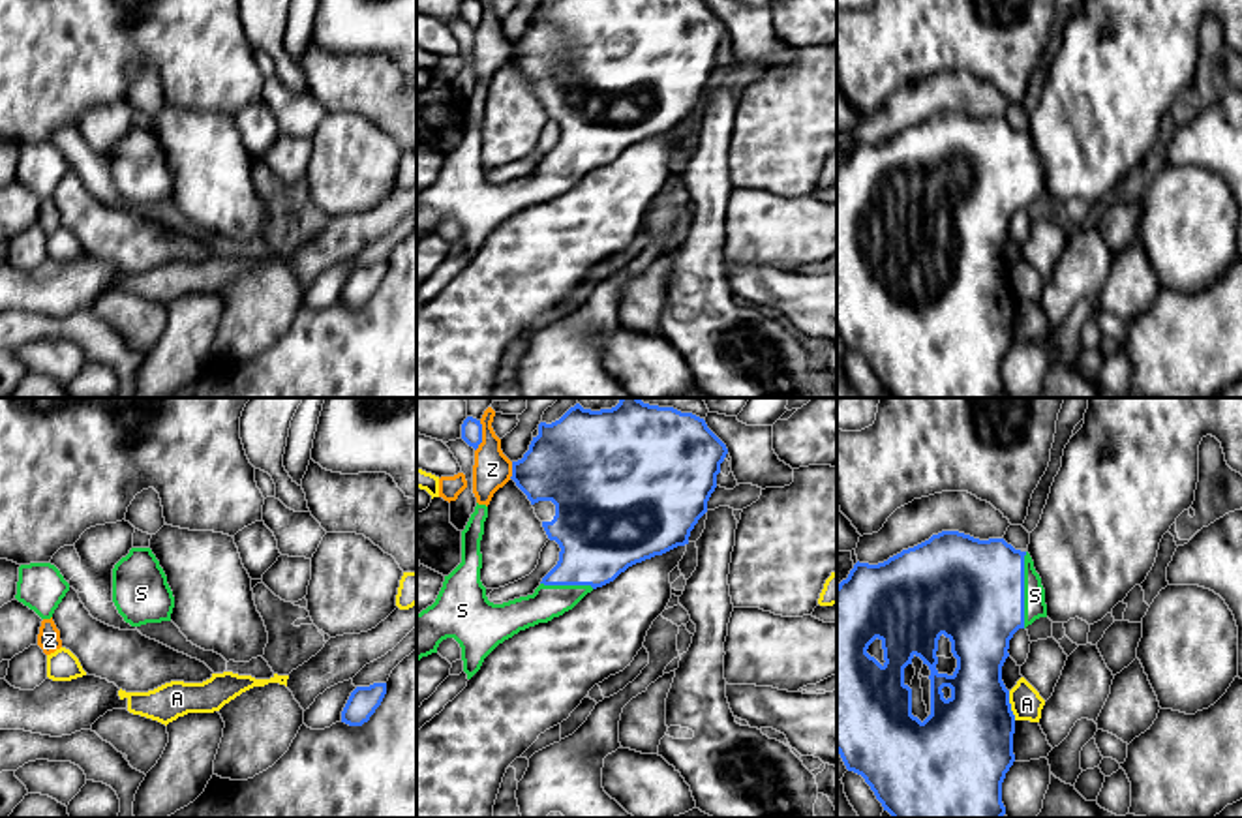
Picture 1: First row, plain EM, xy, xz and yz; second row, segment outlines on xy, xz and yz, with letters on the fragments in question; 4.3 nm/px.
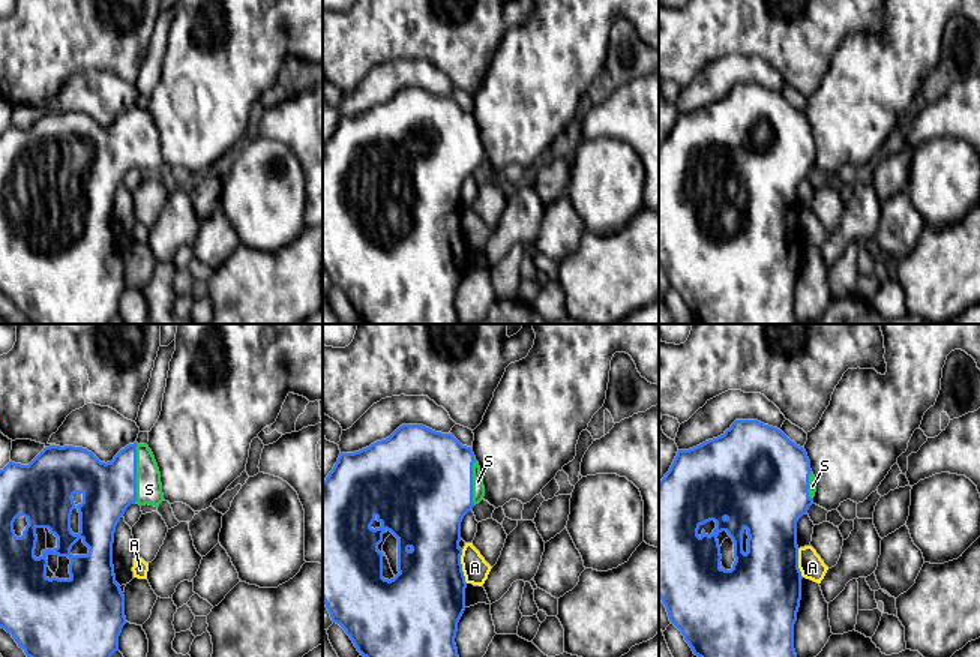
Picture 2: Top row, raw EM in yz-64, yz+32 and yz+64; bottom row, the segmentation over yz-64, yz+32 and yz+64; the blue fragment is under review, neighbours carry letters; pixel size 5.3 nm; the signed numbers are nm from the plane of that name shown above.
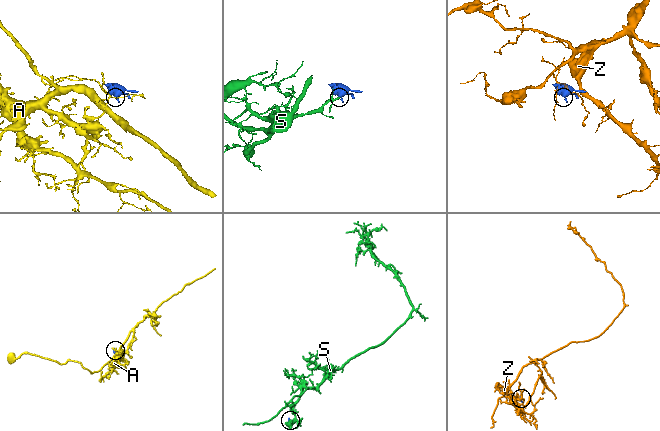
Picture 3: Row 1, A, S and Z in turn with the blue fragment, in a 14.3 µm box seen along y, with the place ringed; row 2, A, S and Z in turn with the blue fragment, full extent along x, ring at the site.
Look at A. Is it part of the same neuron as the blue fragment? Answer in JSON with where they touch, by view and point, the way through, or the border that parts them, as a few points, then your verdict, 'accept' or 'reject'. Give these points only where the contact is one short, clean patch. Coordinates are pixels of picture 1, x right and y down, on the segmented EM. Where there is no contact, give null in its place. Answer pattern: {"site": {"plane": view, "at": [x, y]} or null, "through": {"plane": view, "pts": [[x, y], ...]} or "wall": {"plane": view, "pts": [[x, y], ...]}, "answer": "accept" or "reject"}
{"site": {"plane": "yz", "at": [1010, 706]}, "answer": "reject"}

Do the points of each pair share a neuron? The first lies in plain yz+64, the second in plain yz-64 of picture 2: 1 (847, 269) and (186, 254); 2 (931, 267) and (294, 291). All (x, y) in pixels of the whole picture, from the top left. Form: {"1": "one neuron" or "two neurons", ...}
{"1": "one neuron", "2": "one neuron"}

